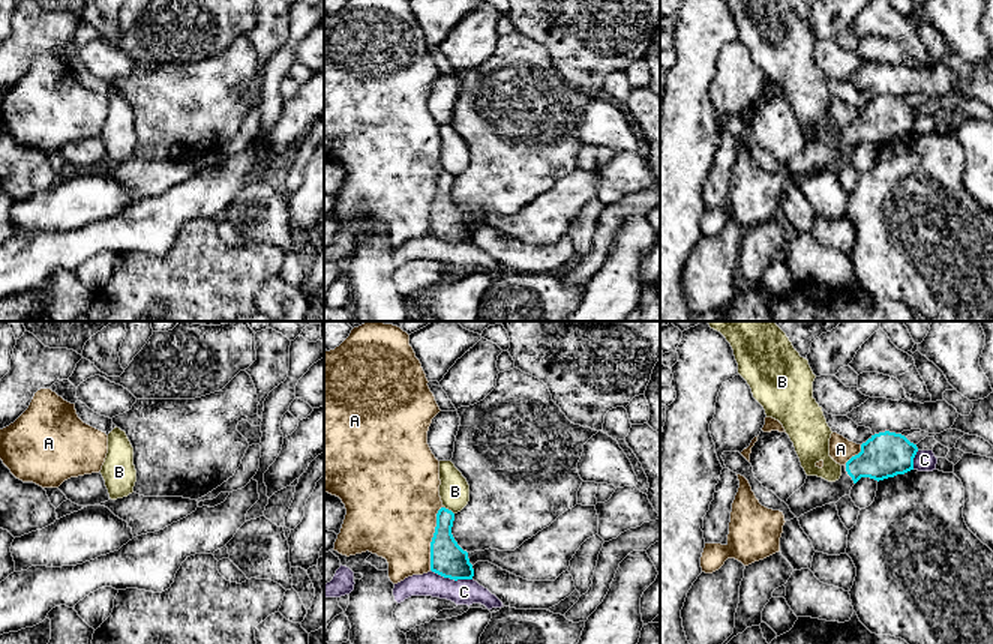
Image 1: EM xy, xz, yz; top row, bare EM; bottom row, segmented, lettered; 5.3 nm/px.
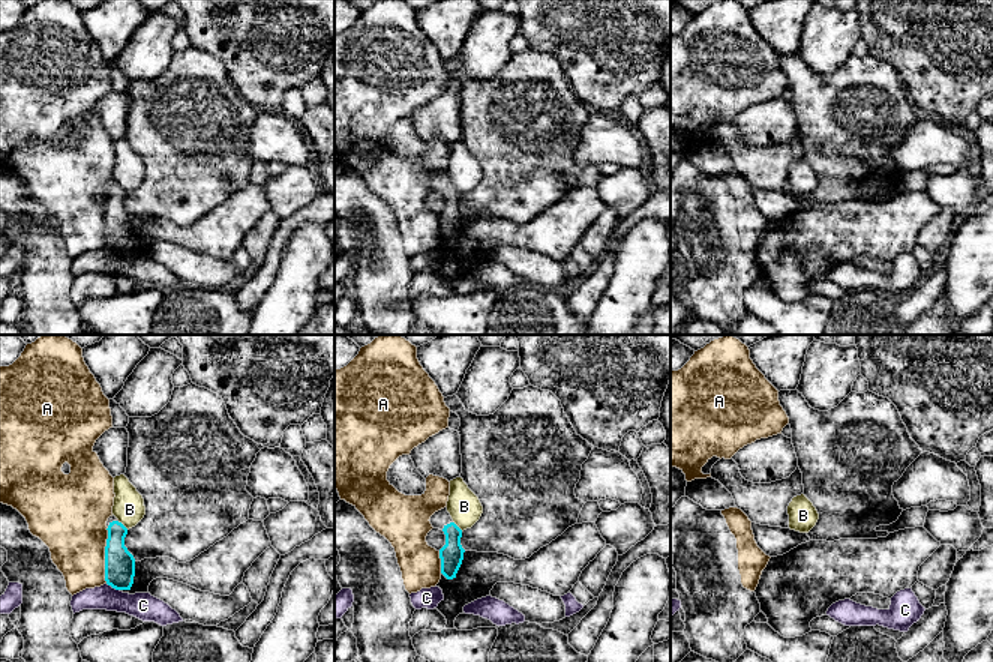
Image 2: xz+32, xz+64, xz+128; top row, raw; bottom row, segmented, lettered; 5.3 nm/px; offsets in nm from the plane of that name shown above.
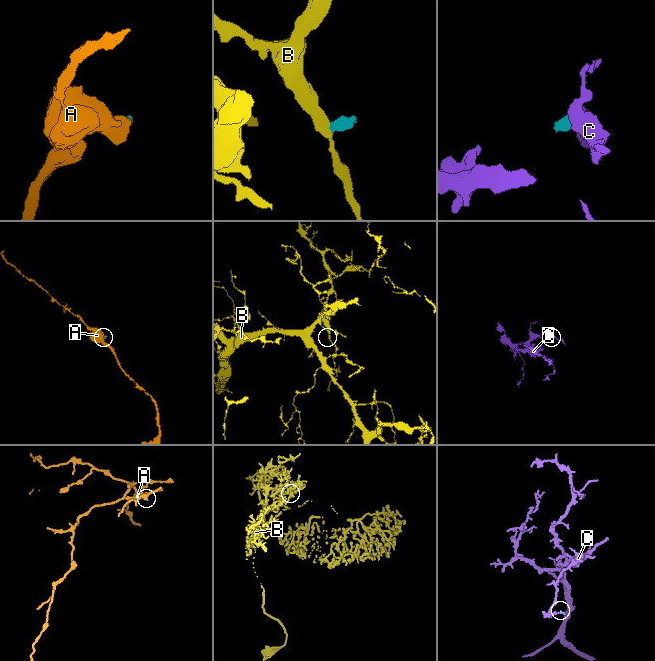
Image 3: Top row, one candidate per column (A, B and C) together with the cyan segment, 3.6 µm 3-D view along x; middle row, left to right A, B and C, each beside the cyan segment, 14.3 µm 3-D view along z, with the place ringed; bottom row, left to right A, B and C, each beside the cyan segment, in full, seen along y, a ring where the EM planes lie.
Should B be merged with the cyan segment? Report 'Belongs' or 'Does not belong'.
Does not belong

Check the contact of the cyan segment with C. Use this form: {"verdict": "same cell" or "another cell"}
{"verdict": "another cell"}

